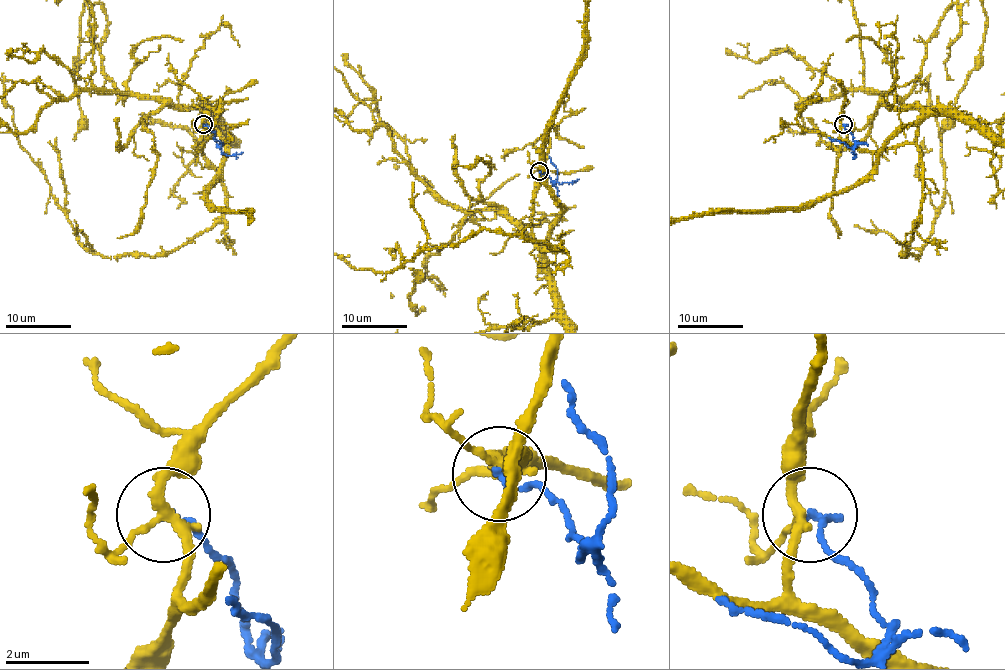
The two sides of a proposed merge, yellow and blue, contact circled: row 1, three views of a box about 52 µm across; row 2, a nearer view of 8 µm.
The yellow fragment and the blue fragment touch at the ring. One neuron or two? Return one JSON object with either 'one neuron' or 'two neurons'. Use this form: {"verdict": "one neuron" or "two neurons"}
{"verdict": "two neurons"}

